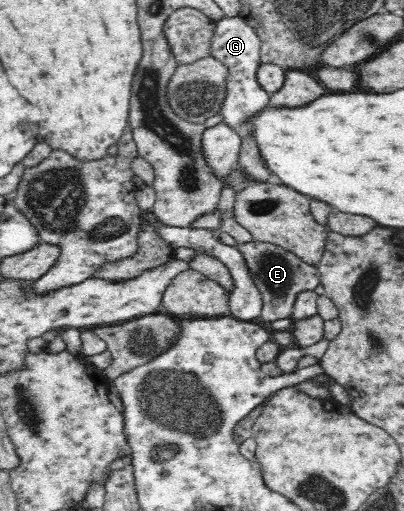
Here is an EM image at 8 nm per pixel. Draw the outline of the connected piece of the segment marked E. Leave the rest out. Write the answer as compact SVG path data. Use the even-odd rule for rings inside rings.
M253 240L248 244L237 244L238 250L246 257L246 263L254 275L254 281L262 292L264 304L262 306L262 320L274 322L279 318L292 317L293 304L296 295L303 290L312 290L321 283L319 270L316 266L306 264L289 250L281 246L274 246L267 242Z

